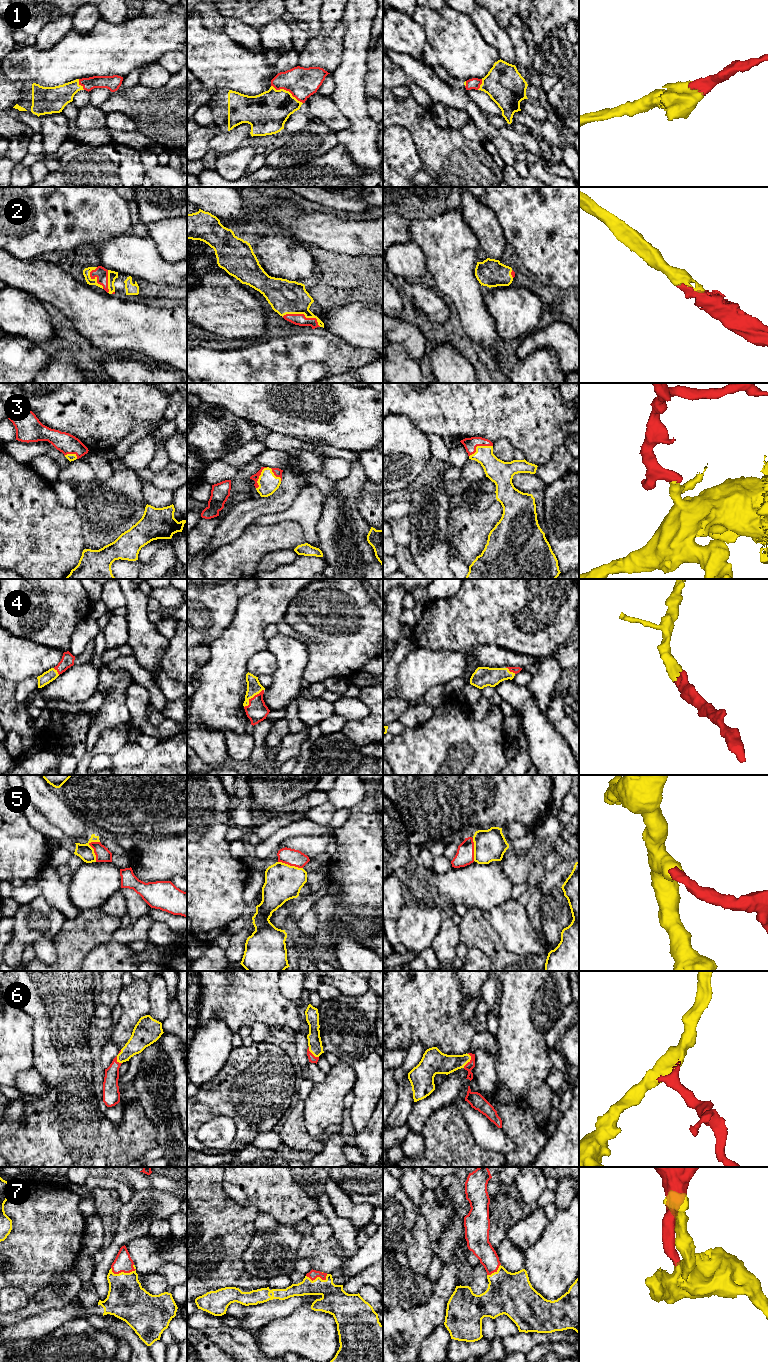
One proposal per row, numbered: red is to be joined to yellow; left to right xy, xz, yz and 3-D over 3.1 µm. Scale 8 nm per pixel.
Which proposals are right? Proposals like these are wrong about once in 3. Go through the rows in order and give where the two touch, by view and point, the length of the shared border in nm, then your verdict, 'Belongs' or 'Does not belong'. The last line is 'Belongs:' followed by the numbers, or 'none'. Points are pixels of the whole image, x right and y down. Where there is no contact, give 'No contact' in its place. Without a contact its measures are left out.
1: Touches yellow at xz (287, 91). Shared border 300 nm. Belongs
2: Touches yellow at xz (303, 313). Shared border 320 nm. Belongs
3: Touches yellow at yz (479, 446). Shared border 220 nm. Belongs
4: Touches yellow at xz (252, 697). Shared border 220 nm. Belongs
5: Touches yellow at xy (93, 851). Shared border 170 nm. Does not belong
6: Touches yellow at yz (470, 1059). Shared border 130 nm. Belongs
7: Touches yellow at xy (122, 1272). Shared border 200 nm. Belongs
Belongs: 1, 2, 3, 4, 6, 7

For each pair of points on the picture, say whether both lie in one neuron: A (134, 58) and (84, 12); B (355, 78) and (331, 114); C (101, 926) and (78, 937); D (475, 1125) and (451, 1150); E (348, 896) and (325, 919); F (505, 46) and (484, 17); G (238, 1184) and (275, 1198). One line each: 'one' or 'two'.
A: two
B: two
C: one
D: two
E: two
F: one
G: one

